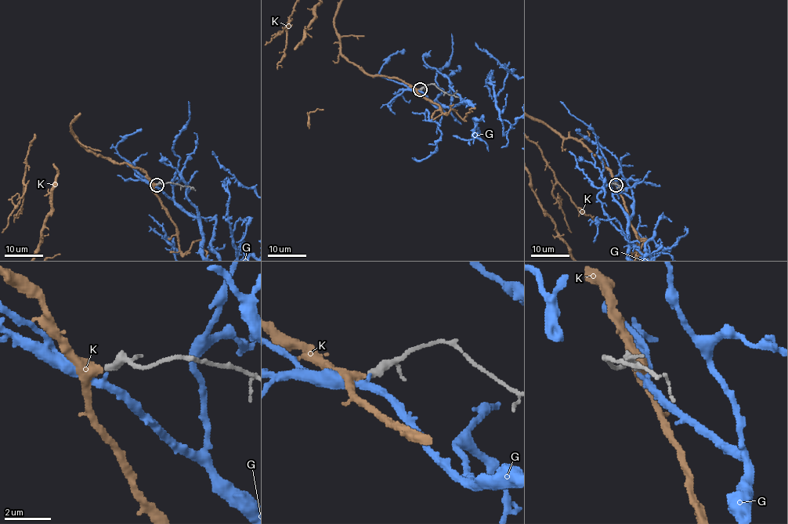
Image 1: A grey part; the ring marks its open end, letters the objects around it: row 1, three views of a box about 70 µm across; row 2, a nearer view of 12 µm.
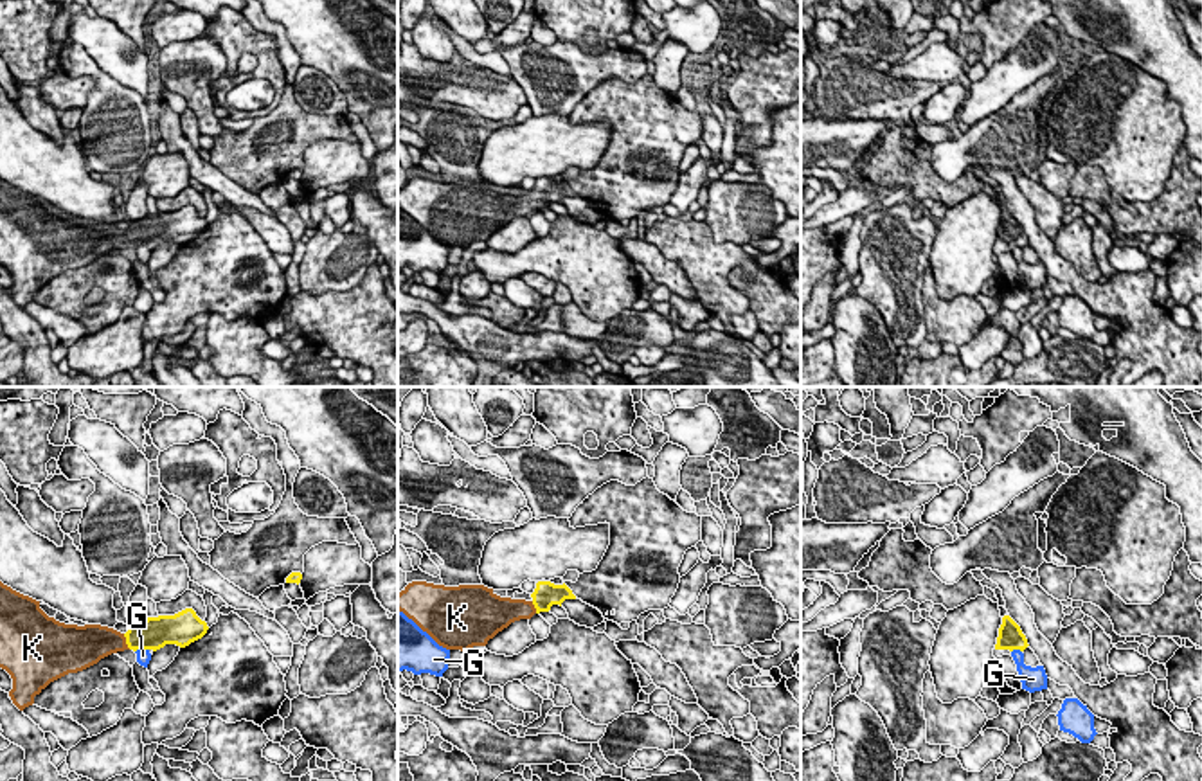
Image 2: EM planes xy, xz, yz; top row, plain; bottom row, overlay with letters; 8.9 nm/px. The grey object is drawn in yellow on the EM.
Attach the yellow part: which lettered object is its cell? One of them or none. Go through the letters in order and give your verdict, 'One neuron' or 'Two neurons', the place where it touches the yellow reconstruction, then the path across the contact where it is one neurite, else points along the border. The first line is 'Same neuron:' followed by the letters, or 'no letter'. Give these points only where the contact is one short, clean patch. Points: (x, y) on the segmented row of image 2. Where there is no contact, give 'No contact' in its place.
Same neuron: K
G: Two neurons. Touches yellow at xy (141, 648). Boundary: xy (148, 648), (135, 652)
K: One neuron. Touches yellow at xy (126, 641). Path across: xy (152, 634), (126, 641), (99, 641)

